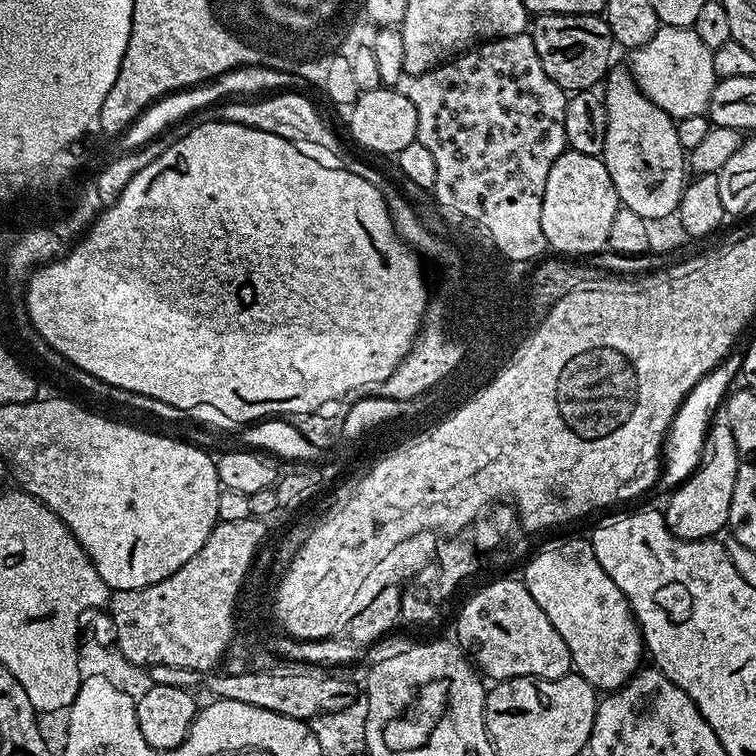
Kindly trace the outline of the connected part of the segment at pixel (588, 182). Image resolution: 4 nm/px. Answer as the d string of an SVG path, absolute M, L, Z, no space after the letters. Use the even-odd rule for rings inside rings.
M566 150L554 166L550 166L550 178L546 178L546 194L542 198L542 234L546 234L548 247L556 254L569 252L569 257L580 258L576 256L587 257L605 251L611 223L621 207L603 159Z

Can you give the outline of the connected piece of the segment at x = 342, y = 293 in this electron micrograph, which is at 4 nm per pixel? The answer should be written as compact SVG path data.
M215 120L198 130L190 130L186 138L174 142L170 150L158 154L150 166L142 166L134 178L130 178L130 183L126 185L126 190L114 203L107 205L103 209L104 213L91 222L90 227L76 240L74 247L67 251L59 259L51 260L36 270L28 279L27 284L27 305L28 320L36 327L35 335L41 338L58 357L69 360L73 369L80 369L86 374L93 375L94 378L103 380L105 385L110 387L121 387L125 390L146 395L154 400L157 405L164 404L171 409L175 404L196 404L199 400L204 400L204 404L217 404L224 407L225 412L230 415L237 425L247 425L248 416L256 414L259 418L272 418L277 414L283 414L291 408L301 409L307 403L314 400L314 394L325 392L330 396L337 396L339 392L344 392L349 384L364 384L368 386L368 380L380 382L380 376L390 378L394 374L395 368L399 366L404 358L408 356L408 351L416 340L416 335L421 332L421 325L424 323L424 311L427 309L430 291L428 284L424 281L424 272L420 269L421 257L412 248L400 240L395 233L396 226L392 222L392 216L388 212L386 202L383 201L380 189L373 186L371 179L367 175L359 176L356 172L351 172L348 168L331 168L328 164L323 164L320 160L315 160L312 156L307 156L304 152L299 152L297 145L292 143L289 148L276 148L276 140L260 140L260 130L251 128L249 132L236 132L236 124L231 124L225 120Z

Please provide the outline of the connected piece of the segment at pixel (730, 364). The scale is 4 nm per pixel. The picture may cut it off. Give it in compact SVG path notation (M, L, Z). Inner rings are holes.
M732 349L718 367L704 375L694 387L690 394L683 400L672 420L668 430L668 438L664 444L662 453L662 471L658 481L659 487L666 489L666 492L681 486L685 480L692 475L700 465L701 454L704 452L704 443L707 440L709 428L715 419L714 414L720 405L723 405L729 390L730 384L741 375L744 366L744 355L739 349Z

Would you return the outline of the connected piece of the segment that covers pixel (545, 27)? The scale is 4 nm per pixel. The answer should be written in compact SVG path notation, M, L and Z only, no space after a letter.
M542 12L531 21L530 35L534 50L538 50L538 62L542 62L542 70L546 70L546 74L550 74L552 81L564 89L565 93L595 89L610 71L614 41L610 26L603 15L579 16L573 12Z

